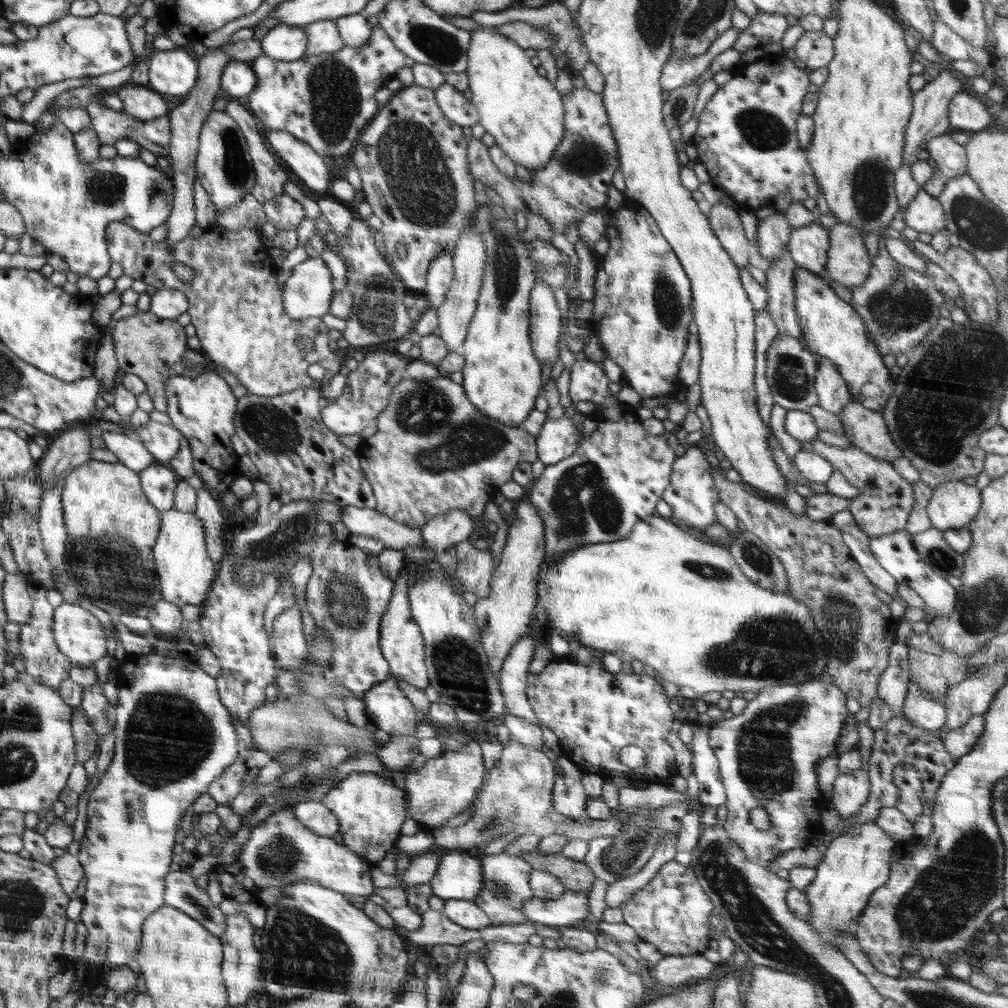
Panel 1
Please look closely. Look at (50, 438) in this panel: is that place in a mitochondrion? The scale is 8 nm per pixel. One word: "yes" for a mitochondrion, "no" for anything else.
no

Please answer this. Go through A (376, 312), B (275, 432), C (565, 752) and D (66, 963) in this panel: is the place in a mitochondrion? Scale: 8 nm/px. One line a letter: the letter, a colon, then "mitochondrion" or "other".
A: mitochondrion
B: mitochondrion
C: other
D: other

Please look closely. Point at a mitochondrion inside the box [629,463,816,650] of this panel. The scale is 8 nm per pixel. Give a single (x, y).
(758, 559)

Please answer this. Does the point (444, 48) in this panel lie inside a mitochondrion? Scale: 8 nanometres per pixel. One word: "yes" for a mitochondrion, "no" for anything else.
yes

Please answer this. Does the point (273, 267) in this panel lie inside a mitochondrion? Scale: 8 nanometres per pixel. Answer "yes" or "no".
no

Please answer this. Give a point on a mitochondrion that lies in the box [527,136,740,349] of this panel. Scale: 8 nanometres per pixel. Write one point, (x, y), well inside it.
(667, 297)

